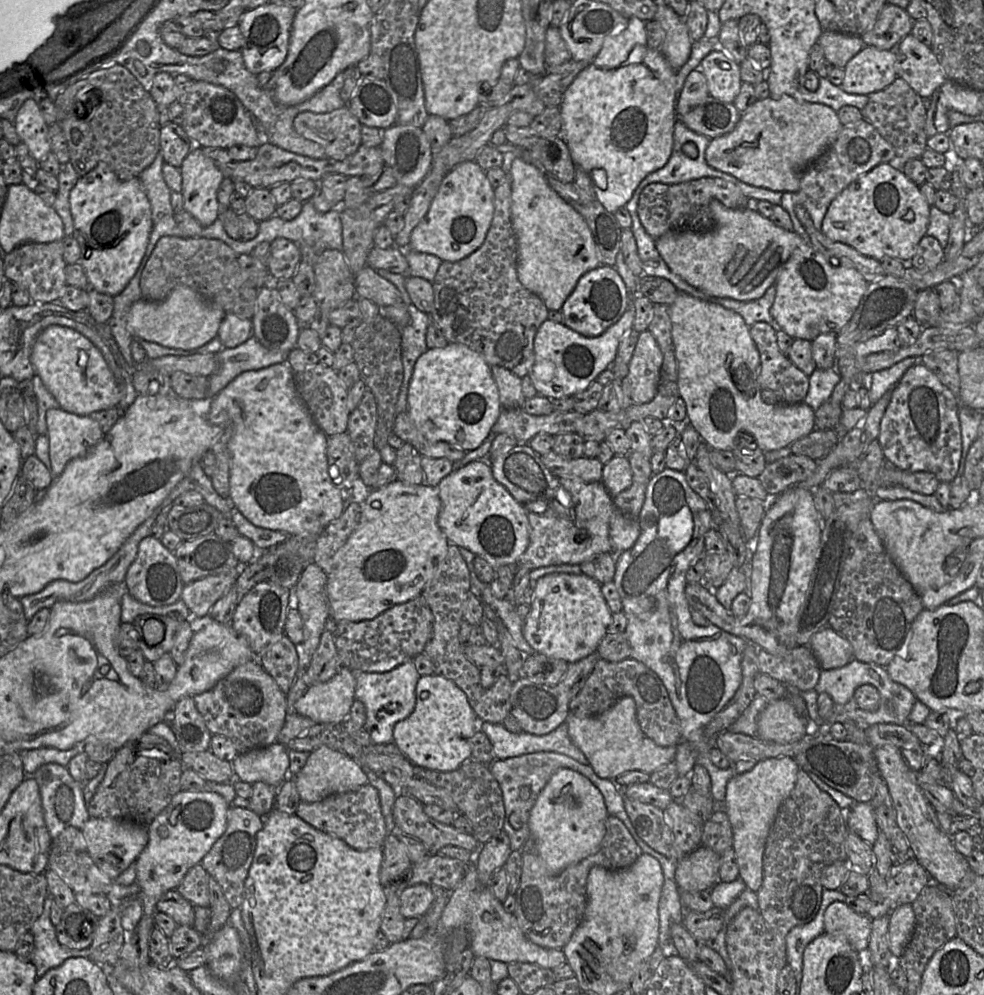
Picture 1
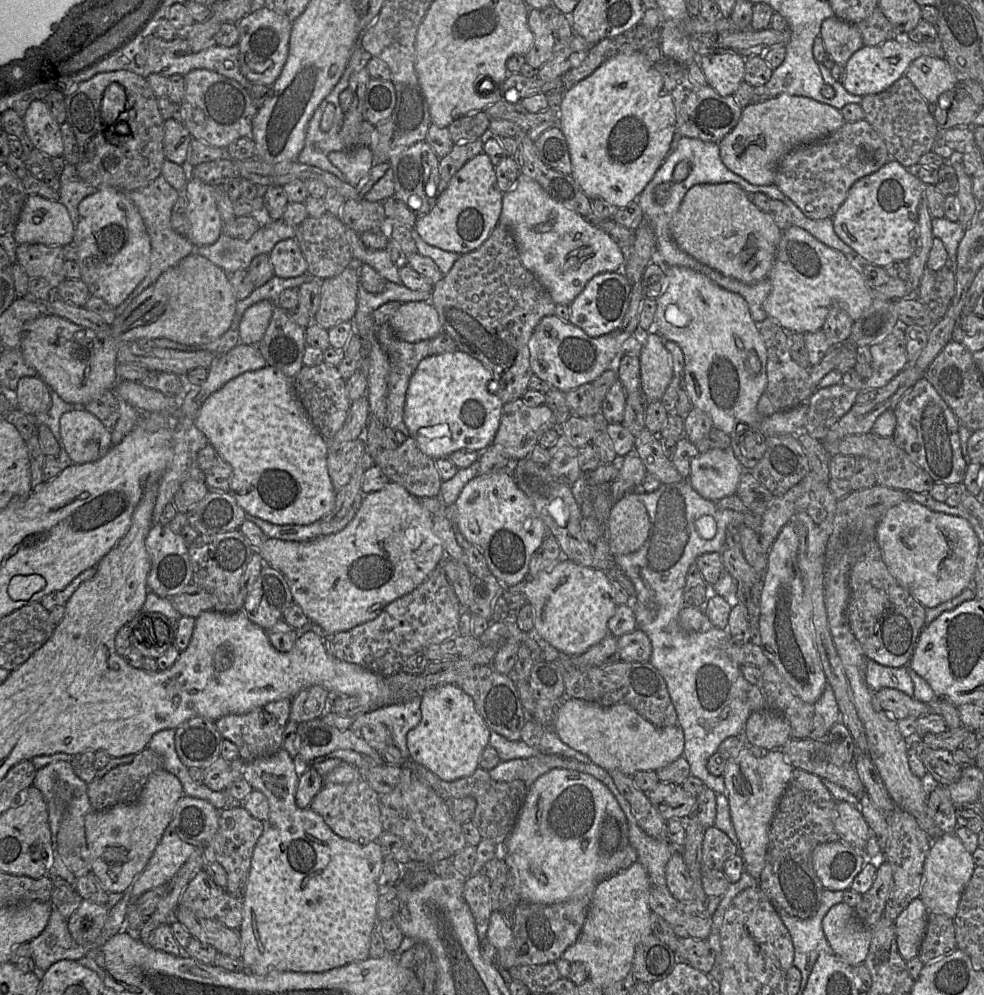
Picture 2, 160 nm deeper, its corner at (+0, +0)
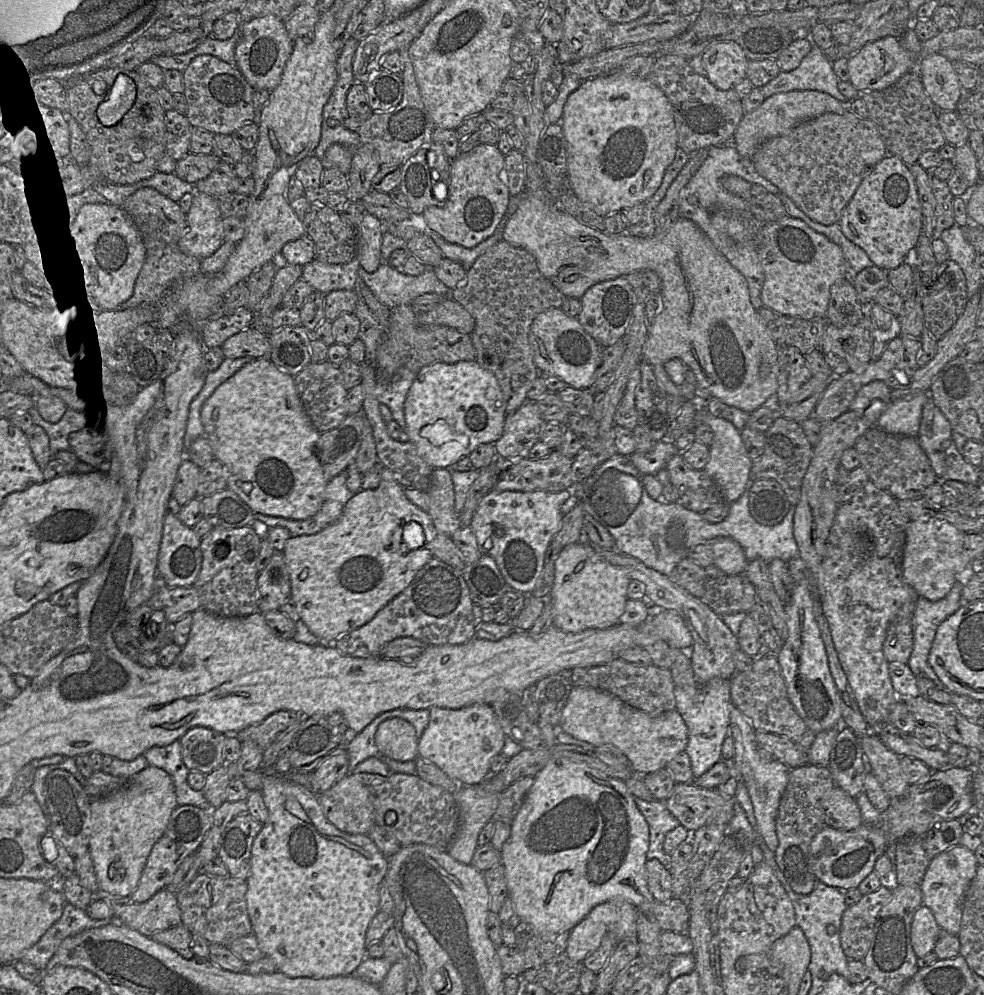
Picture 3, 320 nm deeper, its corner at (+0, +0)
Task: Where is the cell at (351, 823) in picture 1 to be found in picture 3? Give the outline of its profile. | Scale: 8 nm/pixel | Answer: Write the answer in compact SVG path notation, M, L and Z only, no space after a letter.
M353 775L317 796L326 819L342 832L367 835L376 825L368 786Z

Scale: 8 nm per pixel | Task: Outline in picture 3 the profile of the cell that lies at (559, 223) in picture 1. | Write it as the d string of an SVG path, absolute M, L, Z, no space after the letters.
M525 197L520 201L517 210L507 219L503 230L503 240L513 247L521 248L529 252L535 258L537 267L541 274L567 298L580 299L591 286L599 282L613 280L637 271L654 271L661 279L660 295L662 298L662 310L654 318L655 320L653 324L647 330L647 339L642 347L643 360L654 366L663 365L665 362L673 358L680 359L694 372L701 387L705 389L711 397L718 398L724 404L734 406L747 413L752 413L759 407L769 404L771 401L775 400L775 394L778 389L778 360L776 343L759 317L757 310L751 304L745 277L731 265L728 259L715 247L713 242L693 221L679 217L665 232L655 233L650 237L634 237L626 233L608 235L605 232L600 232L593 227L589 227L578 222L574 217L567 214L560 207L549 206L536 197Z

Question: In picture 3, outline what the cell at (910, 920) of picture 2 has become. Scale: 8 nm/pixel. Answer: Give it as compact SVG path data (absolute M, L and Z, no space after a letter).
M920 906L914 913L911 924L911 945L918 958L934 950L940 927L927 906Z

